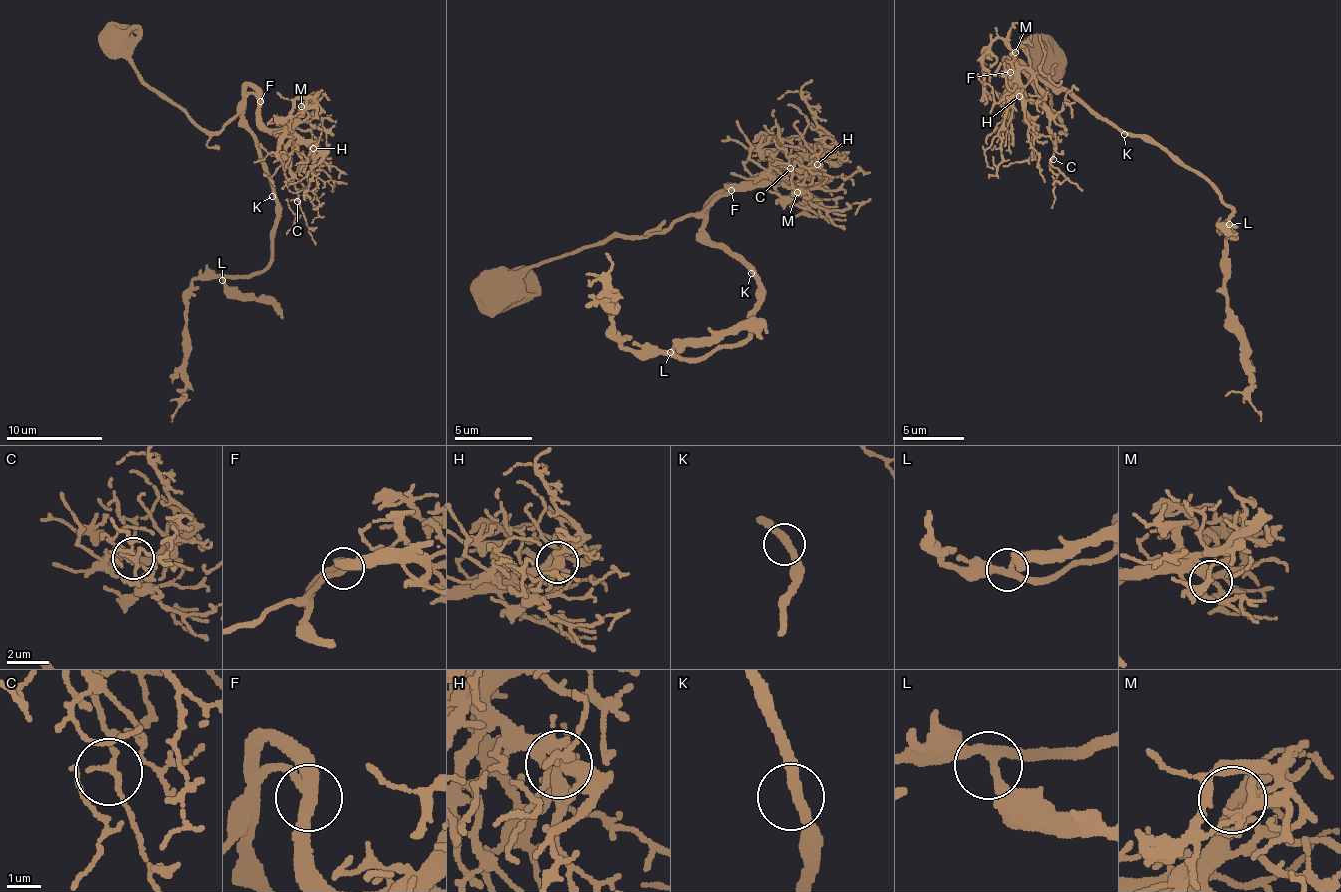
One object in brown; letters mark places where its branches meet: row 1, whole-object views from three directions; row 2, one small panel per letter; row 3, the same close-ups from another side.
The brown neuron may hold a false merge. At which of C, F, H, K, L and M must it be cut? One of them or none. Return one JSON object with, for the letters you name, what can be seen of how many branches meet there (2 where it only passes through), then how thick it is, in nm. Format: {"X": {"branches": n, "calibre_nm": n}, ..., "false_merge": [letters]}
{"false_merge": []}

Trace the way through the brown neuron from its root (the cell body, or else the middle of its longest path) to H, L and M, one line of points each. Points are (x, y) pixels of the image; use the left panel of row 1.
H: (275, 193), (260, 148), (244, 125), (246, 96), (258, 101), (258, 117), (268, 127), (294, 131), (313, 148)
L: (275, 193), (277, 224), (272, 235), (272, 256), (260, 272), (222, 280)
M: (275, 193), (260, 148), (244, 125), (244, 99), (256, 97), (258, 117), (268, 128), (287, 127), (301, 106)

